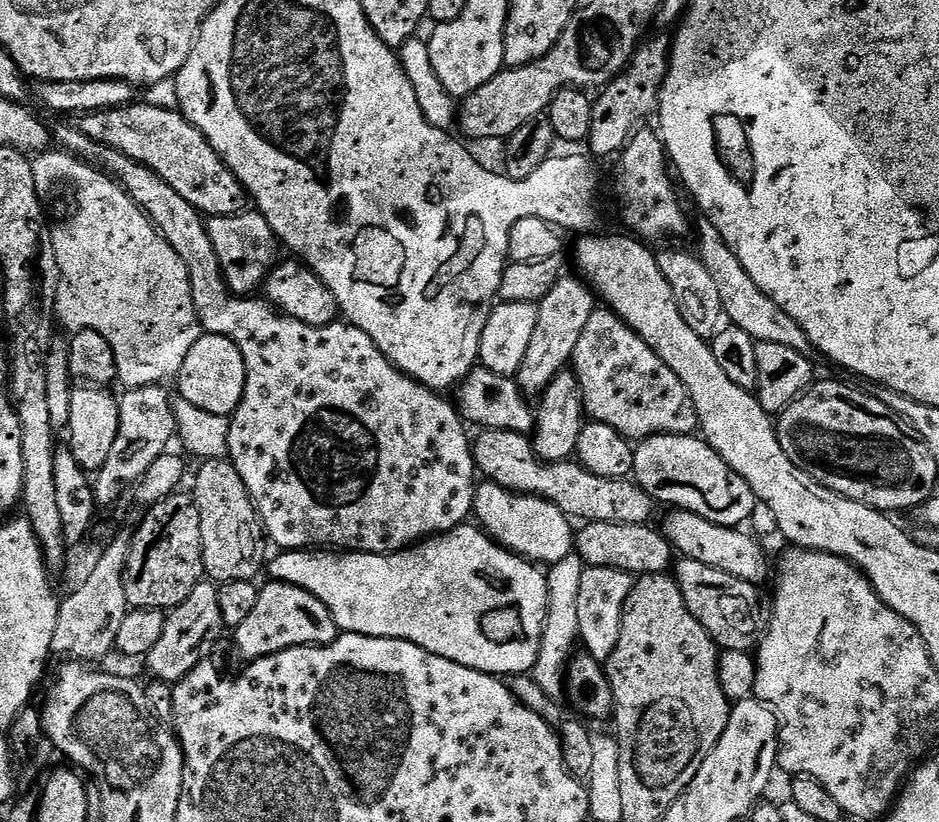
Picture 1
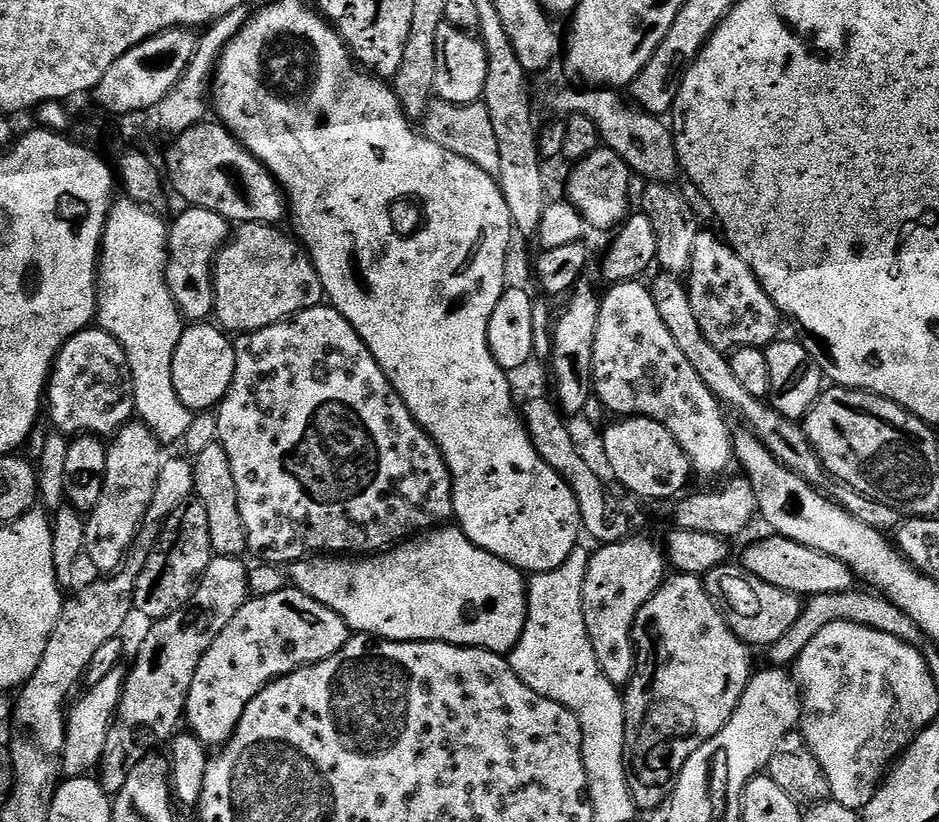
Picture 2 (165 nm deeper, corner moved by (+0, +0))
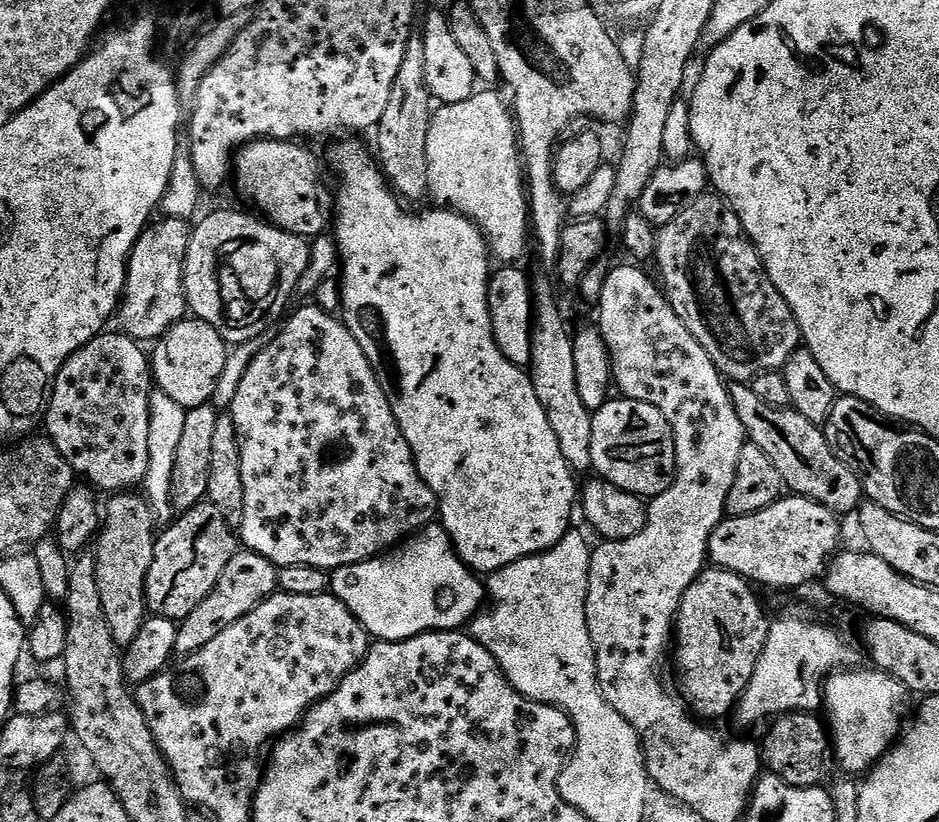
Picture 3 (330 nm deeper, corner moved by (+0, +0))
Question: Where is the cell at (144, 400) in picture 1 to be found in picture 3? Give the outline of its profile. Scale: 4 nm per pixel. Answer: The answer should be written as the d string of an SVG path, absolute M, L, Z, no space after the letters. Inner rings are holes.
M116 494L102 512L102 527L95 541L96 567L94 573L97 576L98 591L102 598L102 610L105 611L106 622L112 631L112 636L117 645L127 646L138 634L138 630L144 625L146 619L146 605L144 603L144 587L150 570L150 562L154 554L154 532L152 536L152 508L149 501L143 495Z

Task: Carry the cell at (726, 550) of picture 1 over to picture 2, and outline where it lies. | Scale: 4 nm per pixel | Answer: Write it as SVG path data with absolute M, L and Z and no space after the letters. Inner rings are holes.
M768 534L765 540L750 545L744 552L742 567L762 578L762 582L770 582L770 586L778 586L778 590L792 592L801 598L841 592L854 584L854 574L838 558L810 550L810 546L802 546L790 538L775 534Z

